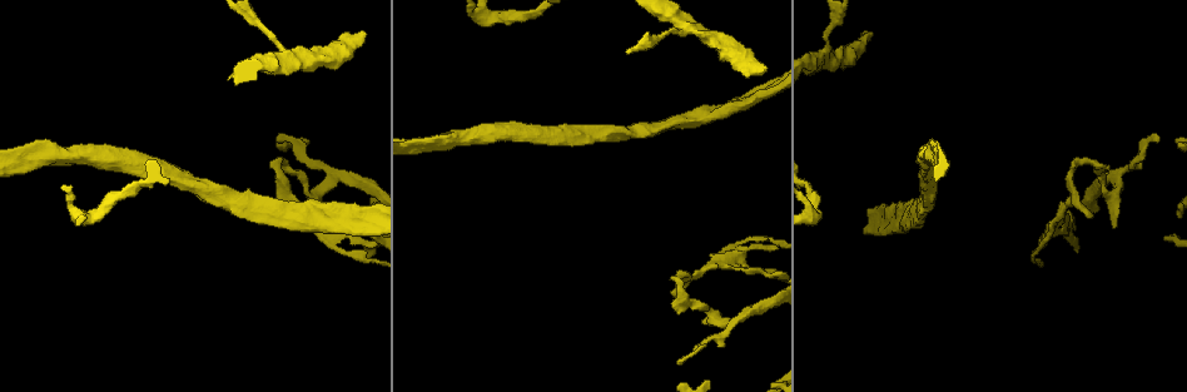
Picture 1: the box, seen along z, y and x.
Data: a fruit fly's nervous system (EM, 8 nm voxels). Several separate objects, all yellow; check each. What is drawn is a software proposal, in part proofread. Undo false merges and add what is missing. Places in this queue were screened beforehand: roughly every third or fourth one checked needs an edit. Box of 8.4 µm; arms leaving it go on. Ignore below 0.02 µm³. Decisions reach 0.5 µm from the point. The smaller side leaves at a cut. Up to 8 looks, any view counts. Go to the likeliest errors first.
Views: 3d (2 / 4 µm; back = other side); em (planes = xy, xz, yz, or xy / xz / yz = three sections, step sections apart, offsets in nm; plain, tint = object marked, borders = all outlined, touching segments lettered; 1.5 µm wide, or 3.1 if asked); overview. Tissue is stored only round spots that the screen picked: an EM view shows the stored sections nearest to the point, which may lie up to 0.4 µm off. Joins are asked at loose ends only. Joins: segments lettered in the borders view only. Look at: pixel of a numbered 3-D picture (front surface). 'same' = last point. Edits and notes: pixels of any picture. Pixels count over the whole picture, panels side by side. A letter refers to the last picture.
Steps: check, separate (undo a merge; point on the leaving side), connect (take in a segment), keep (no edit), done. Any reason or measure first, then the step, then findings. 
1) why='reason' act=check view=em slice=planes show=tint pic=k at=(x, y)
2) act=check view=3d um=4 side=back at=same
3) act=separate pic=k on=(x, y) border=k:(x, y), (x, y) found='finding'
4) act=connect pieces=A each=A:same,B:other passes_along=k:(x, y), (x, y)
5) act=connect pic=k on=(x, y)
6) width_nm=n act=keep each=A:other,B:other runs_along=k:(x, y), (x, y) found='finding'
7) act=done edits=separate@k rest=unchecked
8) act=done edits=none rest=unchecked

why='branch stops here' act=check view=em slice=planes show=borders pic=1 at=(1157, 139)

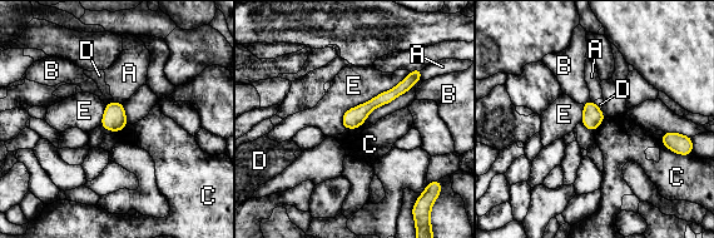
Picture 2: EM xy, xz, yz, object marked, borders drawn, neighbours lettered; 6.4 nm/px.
width_nm=140 act=keep each=A:other,B:other,C:other,D:other,E:other found='none of them fits'

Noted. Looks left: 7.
why='free end' act=check view=3d um=2 pic=1 at=(323, 233)

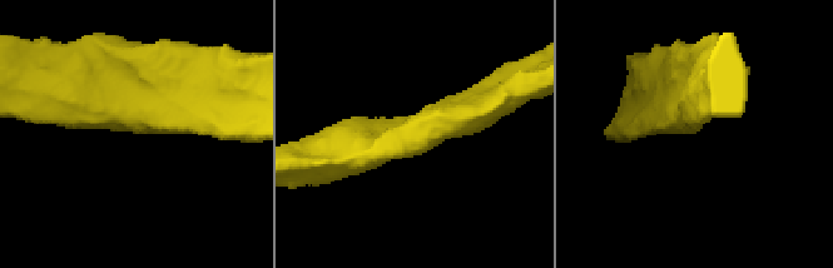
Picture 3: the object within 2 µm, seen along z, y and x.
act=check view=em slice=planes show=borders pic=3 at=(132, 127)

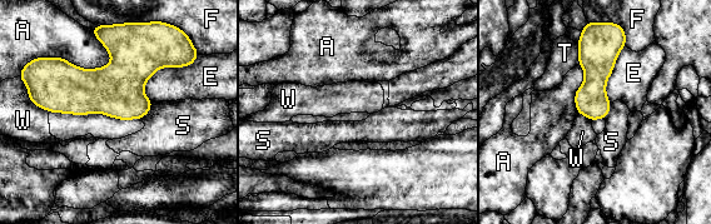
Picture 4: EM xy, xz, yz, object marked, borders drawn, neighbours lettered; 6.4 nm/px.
act=keep each=A:other,E:other,F:other,S:other,T:other,W:other border=4:(611, 103), (605, 119) found='no lettered segment goes on from it'

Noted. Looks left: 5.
why='an open end' act=check view=3d um=4 pic=1 at=(866, 34)

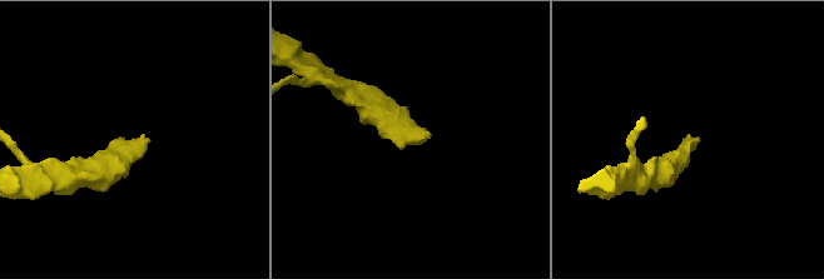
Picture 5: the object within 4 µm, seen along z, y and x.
act=check view=em slice=xz step=8 show=borders pic=5 at=(428, 138)

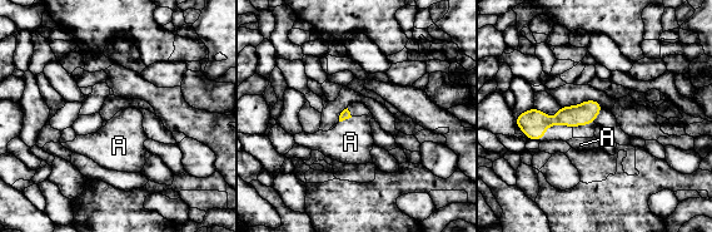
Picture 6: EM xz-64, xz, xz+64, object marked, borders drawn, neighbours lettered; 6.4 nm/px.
why='cut it another way' act=check view=em slice=yz step=8 show=borders at=same

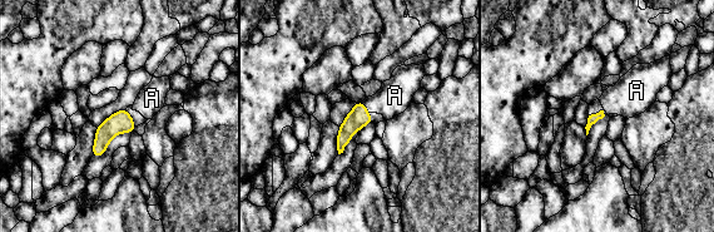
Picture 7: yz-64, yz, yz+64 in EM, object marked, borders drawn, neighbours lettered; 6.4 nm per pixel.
longest_contact=A:100nm act=connect pic=7 on=(395, 95) each=A:same found='the neuron continues'

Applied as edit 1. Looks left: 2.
act=done edits=connect@7 rest=unchecked

